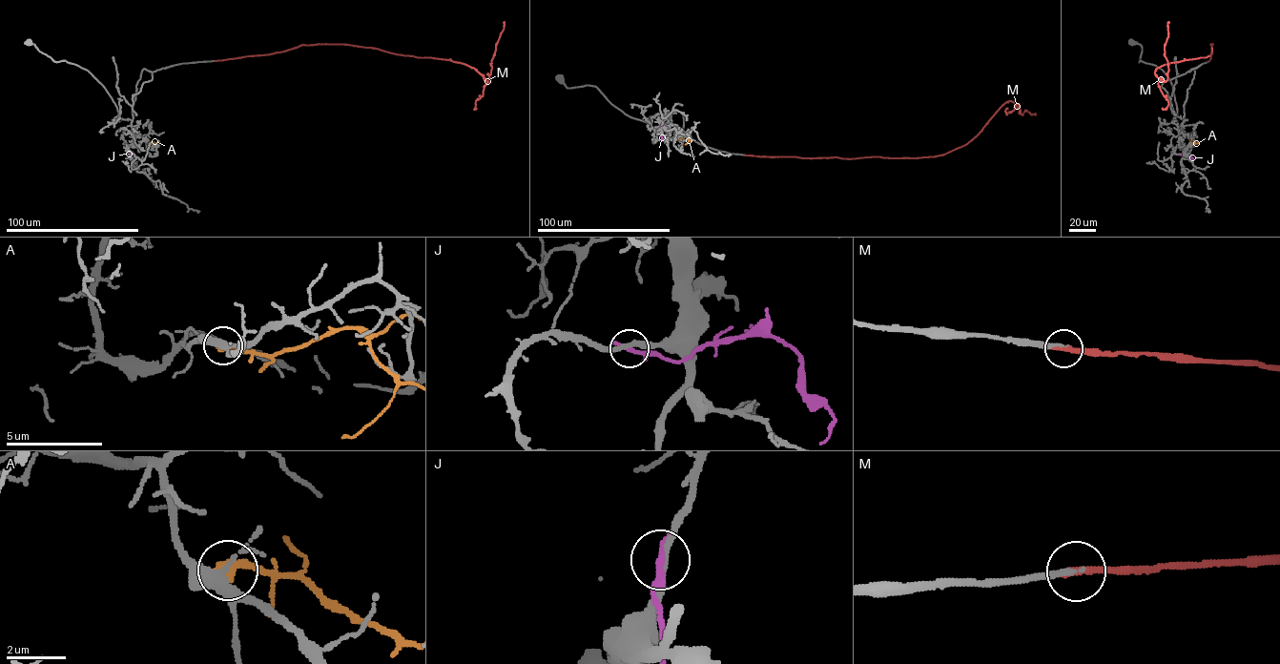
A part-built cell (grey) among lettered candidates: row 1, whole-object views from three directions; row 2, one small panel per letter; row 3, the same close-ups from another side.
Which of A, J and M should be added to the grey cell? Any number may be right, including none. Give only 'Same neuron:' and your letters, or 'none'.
Same neuron: M

